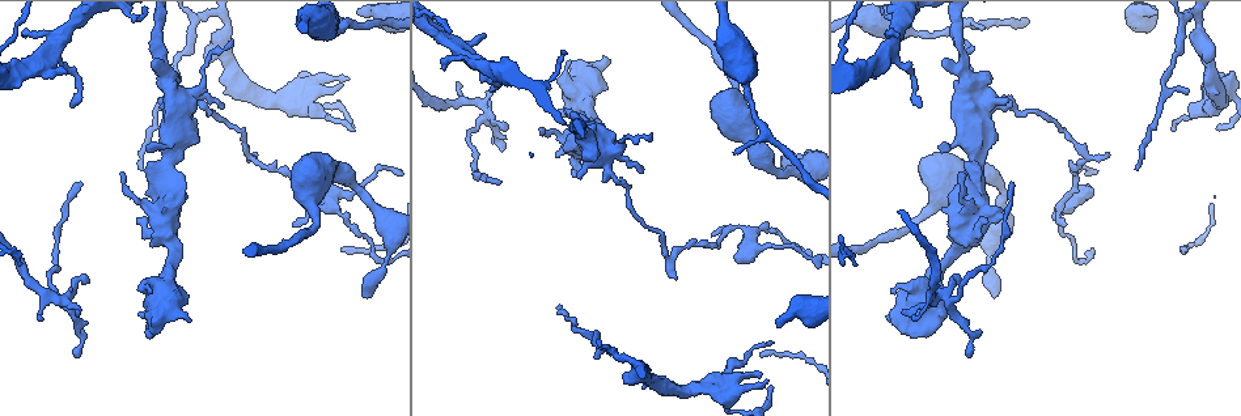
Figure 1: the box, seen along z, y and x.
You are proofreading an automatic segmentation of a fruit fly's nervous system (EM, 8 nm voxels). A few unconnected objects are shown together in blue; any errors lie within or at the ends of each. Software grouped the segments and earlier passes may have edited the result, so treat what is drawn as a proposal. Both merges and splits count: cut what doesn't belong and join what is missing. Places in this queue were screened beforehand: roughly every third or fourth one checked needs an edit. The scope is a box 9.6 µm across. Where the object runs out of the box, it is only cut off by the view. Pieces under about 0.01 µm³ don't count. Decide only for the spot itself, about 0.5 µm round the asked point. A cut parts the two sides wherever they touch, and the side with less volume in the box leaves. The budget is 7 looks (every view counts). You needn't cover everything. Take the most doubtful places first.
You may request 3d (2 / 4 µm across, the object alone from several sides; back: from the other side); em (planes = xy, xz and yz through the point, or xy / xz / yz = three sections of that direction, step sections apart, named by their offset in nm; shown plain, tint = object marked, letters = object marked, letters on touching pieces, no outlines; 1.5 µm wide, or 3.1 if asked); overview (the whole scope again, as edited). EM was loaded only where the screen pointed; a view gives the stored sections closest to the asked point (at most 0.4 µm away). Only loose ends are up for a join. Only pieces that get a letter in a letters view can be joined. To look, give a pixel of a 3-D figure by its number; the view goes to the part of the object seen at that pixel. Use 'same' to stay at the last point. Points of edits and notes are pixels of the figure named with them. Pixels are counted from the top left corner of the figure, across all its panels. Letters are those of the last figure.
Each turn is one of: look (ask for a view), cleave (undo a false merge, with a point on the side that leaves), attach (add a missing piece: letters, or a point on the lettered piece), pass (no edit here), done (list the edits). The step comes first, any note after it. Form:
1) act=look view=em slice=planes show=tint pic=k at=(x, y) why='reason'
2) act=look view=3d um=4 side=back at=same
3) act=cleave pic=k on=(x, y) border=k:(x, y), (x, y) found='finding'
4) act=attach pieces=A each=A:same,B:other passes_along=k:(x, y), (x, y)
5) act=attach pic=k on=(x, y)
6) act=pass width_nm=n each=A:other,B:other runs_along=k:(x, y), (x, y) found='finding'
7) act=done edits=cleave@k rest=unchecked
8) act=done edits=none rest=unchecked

act=look view=em slice=xy step=8 show=tint pic=1 at=(1136, 166) why='an open end'

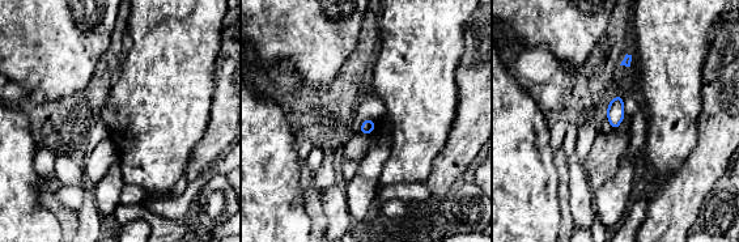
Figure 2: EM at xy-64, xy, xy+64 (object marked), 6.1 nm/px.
act=look view=em slice=planes show=letters at=same

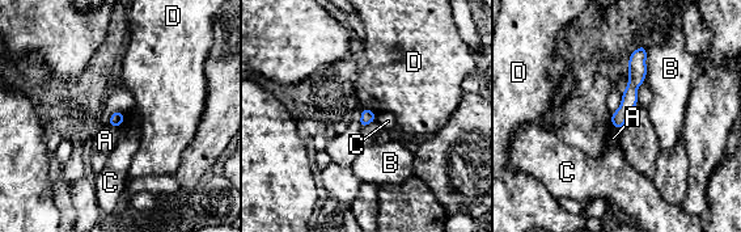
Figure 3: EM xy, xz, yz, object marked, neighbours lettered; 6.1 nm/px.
act=pass each=A:other,B:other,C:other,D:other border=3:(361, 106), (375, 113) found='no lettered piece goes on from it'

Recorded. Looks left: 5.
act=look view=em slice=planes show=letters pic=1 at=(185, 319) why='stops while still wide'

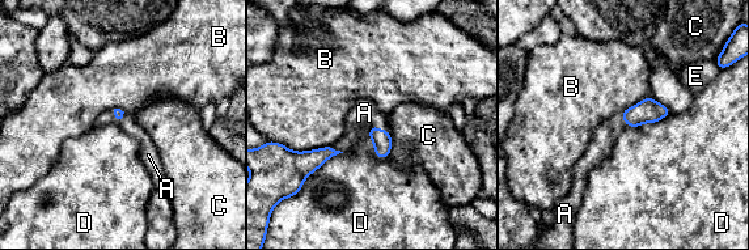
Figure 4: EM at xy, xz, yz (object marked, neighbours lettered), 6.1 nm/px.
act=attach pieces=A each=A:same,B:other,C:other,D:other,E:other passes_along=4:(381, 139), (379, 128), (364, 113) found='it goes on there'

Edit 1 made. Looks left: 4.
act=look view=em slice=yz step=4 show=plain pic=1 at=(985, 28) why='tapers out'

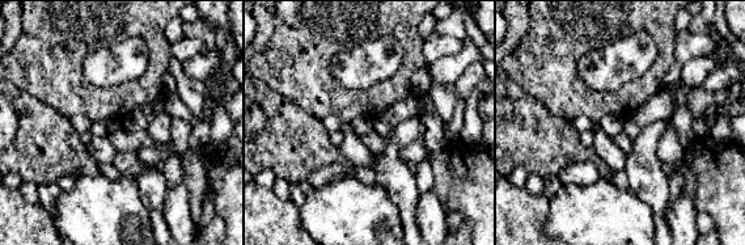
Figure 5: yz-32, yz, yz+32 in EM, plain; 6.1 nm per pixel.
act=look view=em slice=yz step=4 show=tint at=same why='where the object lies'

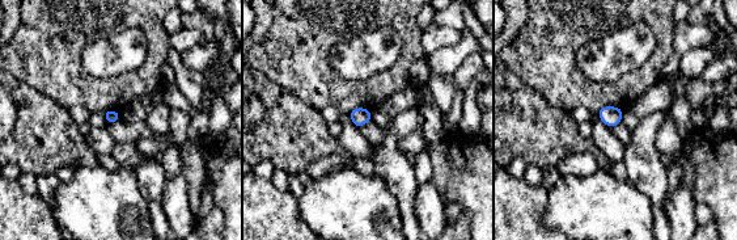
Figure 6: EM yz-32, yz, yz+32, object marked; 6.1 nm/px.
act=look view=em slice=yz step=4 show=letters at=same

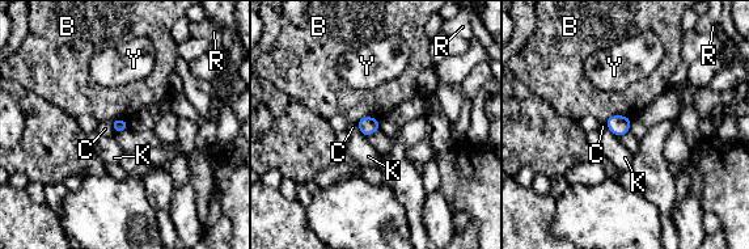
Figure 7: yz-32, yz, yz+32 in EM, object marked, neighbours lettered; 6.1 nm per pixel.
act=pass longest_contact=B:170nm each=B:other,C:other,K:other,R:other,Y:other border=7:(379, 129), (367, 136) found='no lettered piece goes on from it'

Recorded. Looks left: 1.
act=done edits=attach@4 rest=unchecked

